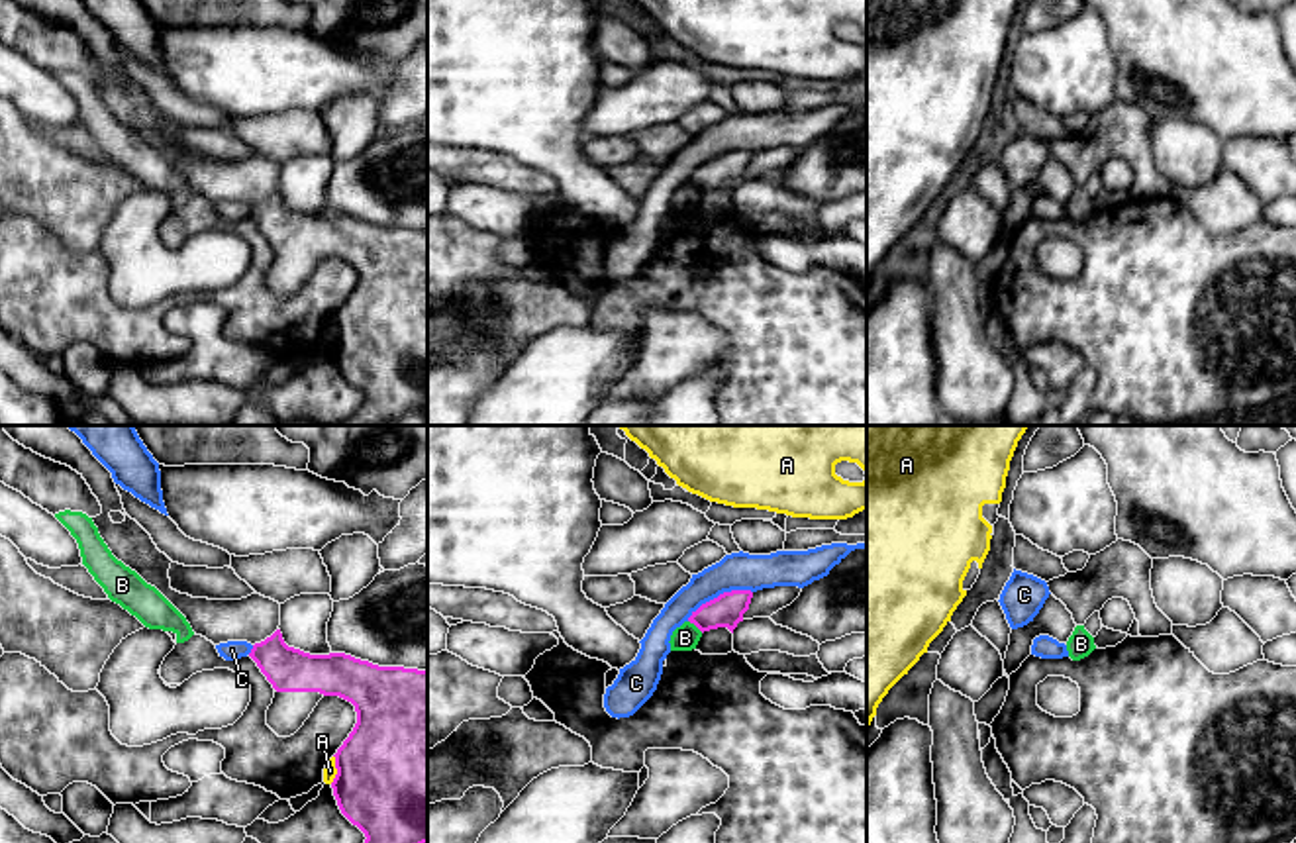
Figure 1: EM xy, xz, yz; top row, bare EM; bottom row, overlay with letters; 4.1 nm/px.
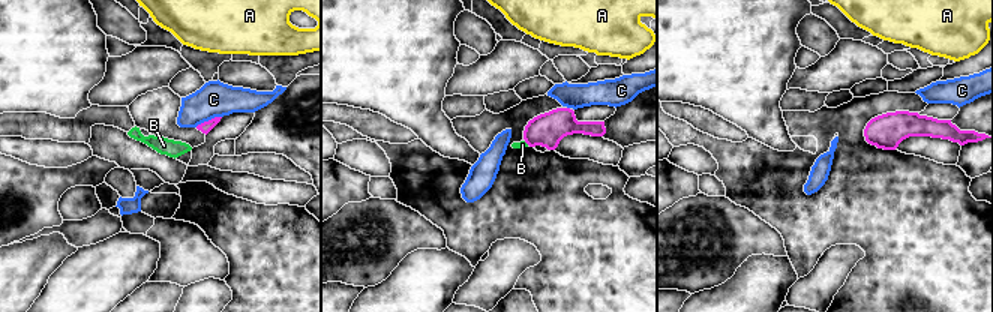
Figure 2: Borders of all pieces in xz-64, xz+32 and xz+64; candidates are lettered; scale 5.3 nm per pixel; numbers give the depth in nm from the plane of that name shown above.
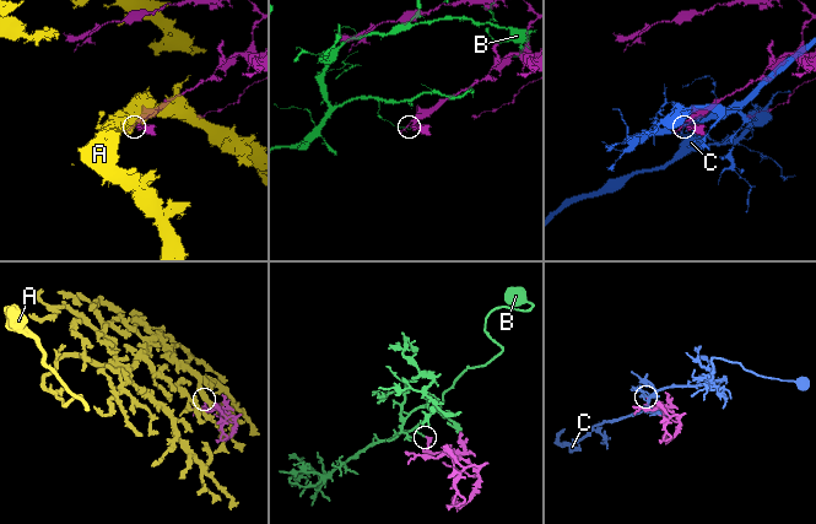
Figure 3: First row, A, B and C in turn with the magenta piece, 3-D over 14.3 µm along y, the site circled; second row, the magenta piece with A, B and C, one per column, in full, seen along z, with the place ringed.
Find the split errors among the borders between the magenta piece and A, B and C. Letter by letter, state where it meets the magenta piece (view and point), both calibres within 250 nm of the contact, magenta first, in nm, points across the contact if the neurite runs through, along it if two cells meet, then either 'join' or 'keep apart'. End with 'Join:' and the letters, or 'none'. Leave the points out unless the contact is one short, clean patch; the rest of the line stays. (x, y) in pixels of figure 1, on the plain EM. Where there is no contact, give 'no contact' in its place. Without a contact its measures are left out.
A: xy (336, 328) | 500/60 nm | along xy (334, 316), (336, 338), (330, 344) | keep apart
B: xz (697, 187) | 140/110 nm | along xz (689, 181), (702, 193) | keep apart
C: xz (720, 155) | 140/160 nm | keep apart
Join: none

